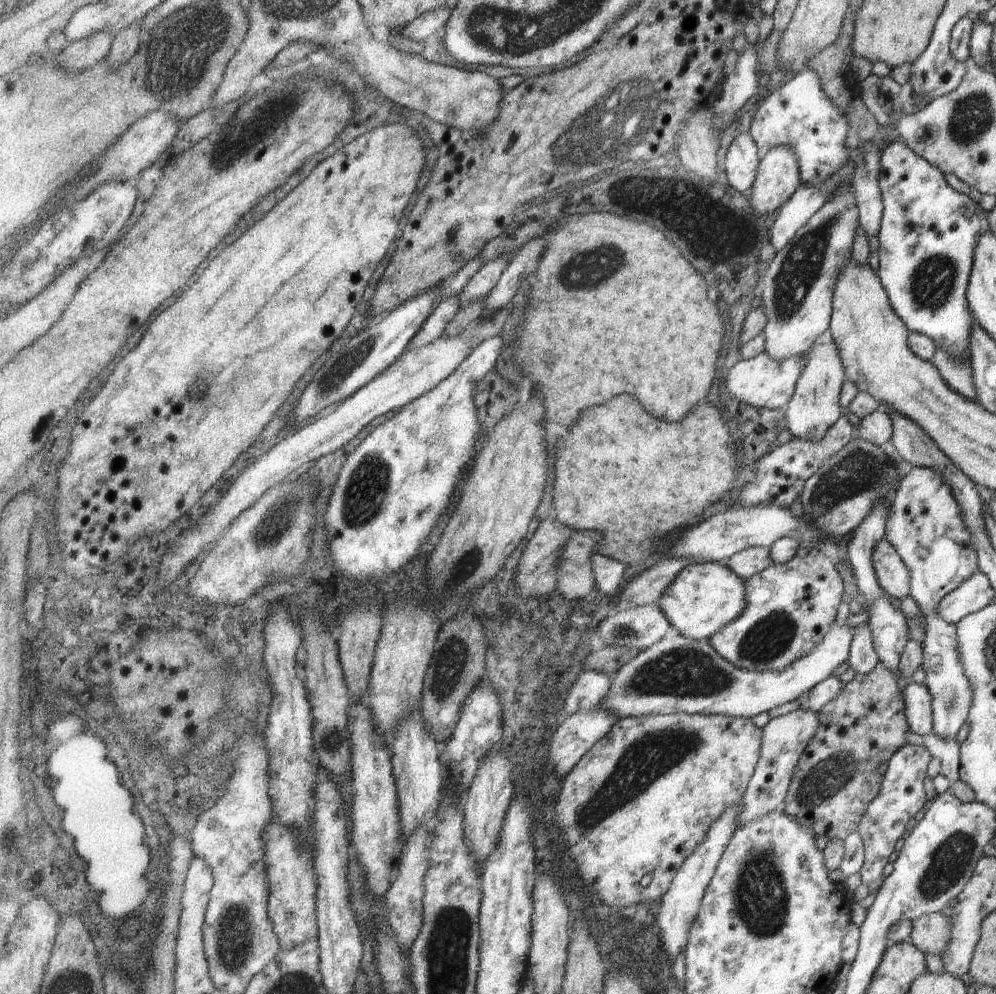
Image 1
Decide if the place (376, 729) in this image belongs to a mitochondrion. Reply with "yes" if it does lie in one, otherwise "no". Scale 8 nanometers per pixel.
no

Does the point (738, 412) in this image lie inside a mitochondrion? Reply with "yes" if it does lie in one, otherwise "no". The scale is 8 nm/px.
no

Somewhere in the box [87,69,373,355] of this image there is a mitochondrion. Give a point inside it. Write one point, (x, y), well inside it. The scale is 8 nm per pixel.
(275, 115)

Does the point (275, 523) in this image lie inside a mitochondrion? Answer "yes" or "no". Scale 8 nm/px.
yes

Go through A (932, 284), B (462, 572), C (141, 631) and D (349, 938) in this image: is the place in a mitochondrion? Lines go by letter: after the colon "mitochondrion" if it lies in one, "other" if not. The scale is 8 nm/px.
A: mitochondrion
B: mitochondrion
C: other
D: other

